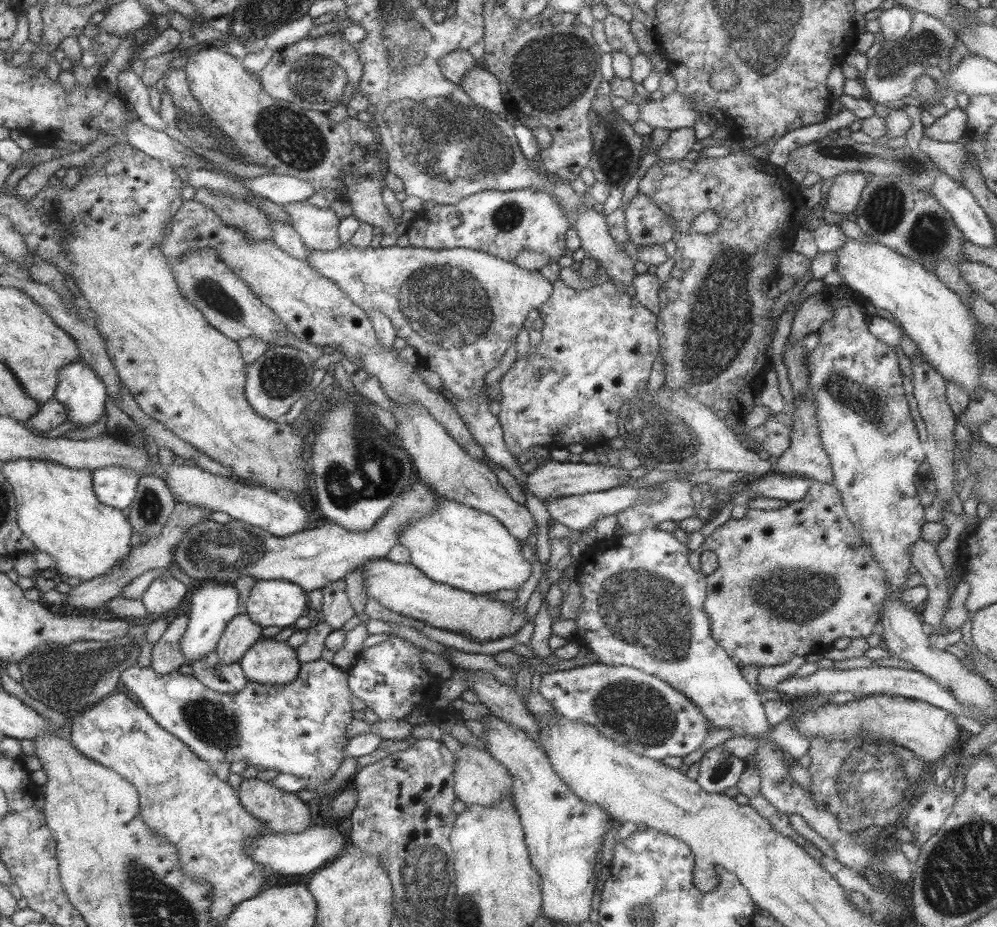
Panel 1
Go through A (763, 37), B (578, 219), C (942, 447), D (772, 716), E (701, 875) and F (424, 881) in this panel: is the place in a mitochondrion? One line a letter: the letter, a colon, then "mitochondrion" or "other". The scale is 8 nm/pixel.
A: mitochondrion
B: other
C: other
D: other
E: other
F: mitochondrion

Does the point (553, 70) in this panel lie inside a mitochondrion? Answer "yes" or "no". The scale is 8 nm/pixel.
yes

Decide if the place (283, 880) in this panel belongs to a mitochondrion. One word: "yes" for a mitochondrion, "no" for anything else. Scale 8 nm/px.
no

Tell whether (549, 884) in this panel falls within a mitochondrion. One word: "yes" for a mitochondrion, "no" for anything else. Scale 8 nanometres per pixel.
no

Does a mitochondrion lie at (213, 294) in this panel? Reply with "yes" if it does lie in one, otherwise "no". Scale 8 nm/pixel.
yes

